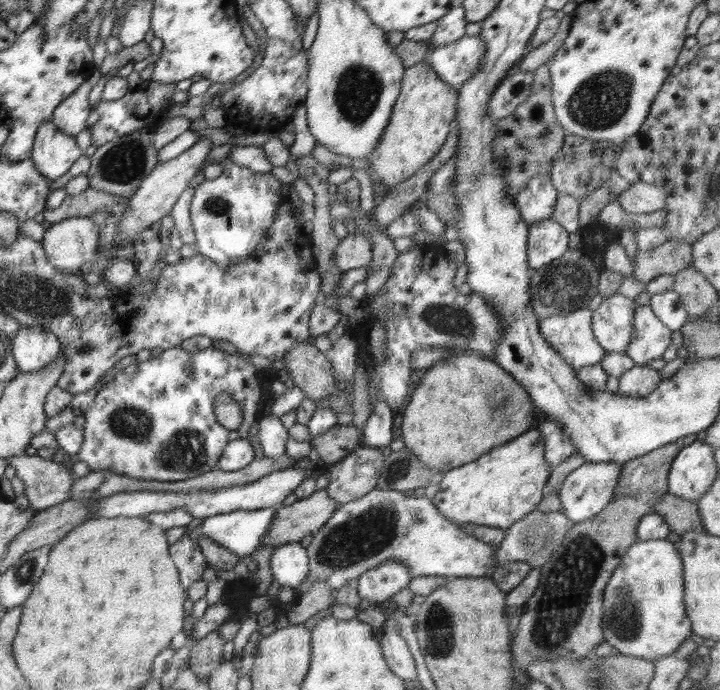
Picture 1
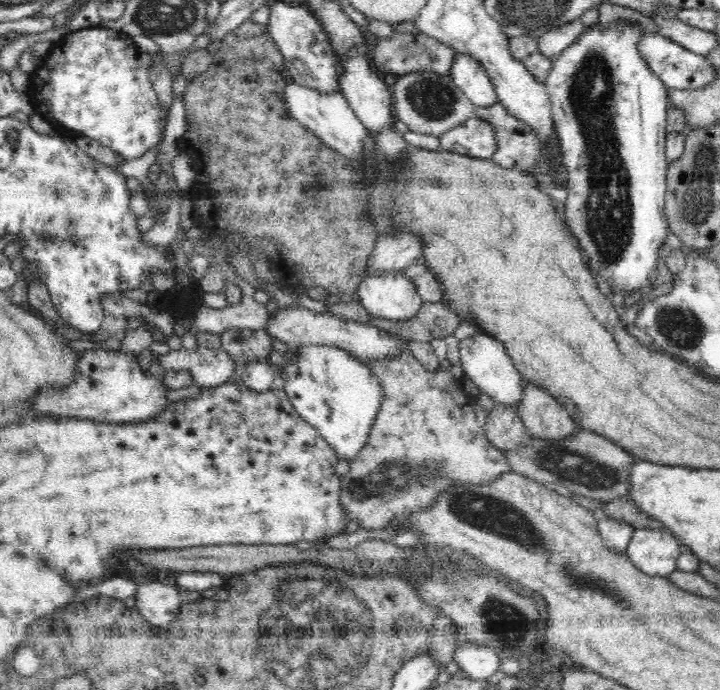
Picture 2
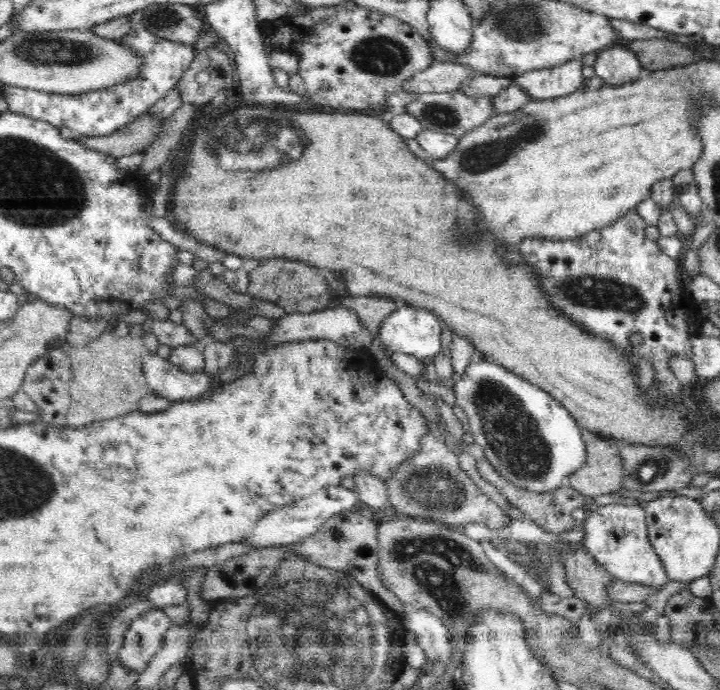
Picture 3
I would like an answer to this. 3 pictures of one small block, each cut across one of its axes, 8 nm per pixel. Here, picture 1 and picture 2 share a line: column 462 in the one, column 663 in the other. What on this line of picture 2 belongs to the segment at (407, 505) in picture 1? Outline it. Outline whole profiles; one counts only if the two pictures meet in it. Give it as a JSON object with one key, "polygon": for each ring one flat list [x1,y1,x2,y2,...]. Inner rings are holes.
{"polygon":[[635,529,624,554,642,572,666,577,677,568,678,556,685,551,682,540,668,530]]}

